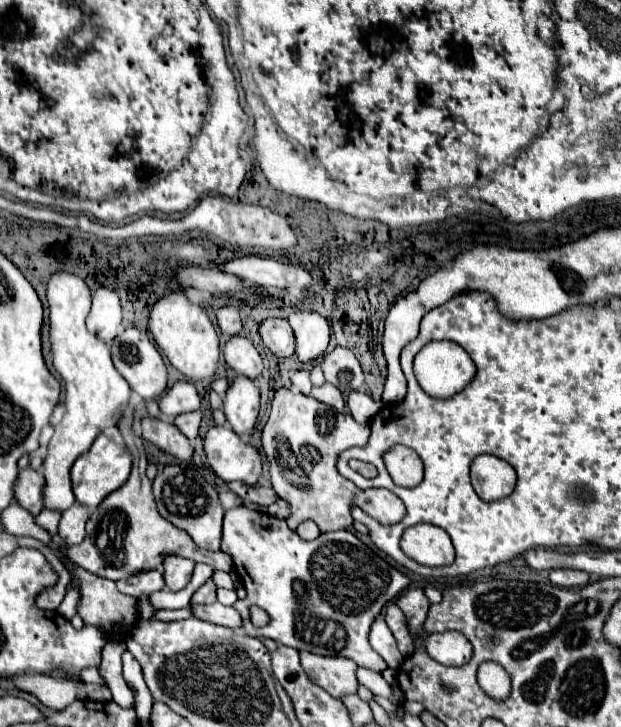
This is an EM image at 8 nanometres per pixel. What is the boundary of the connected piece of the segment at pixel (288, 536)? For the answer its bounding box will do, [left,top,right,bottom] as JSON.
[221,506,411,672]

